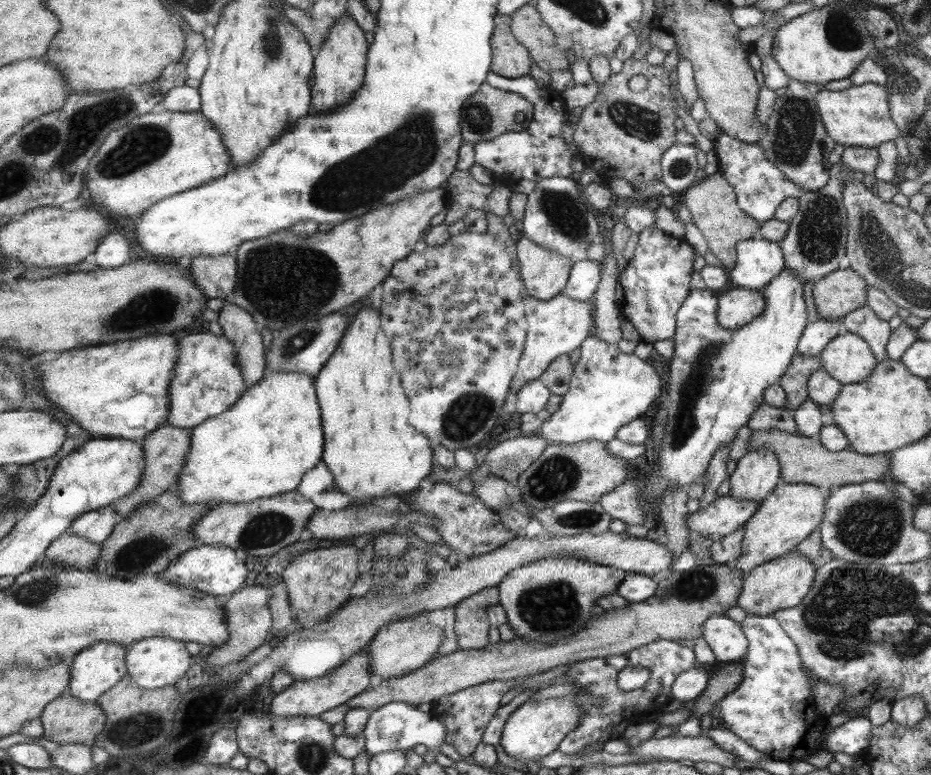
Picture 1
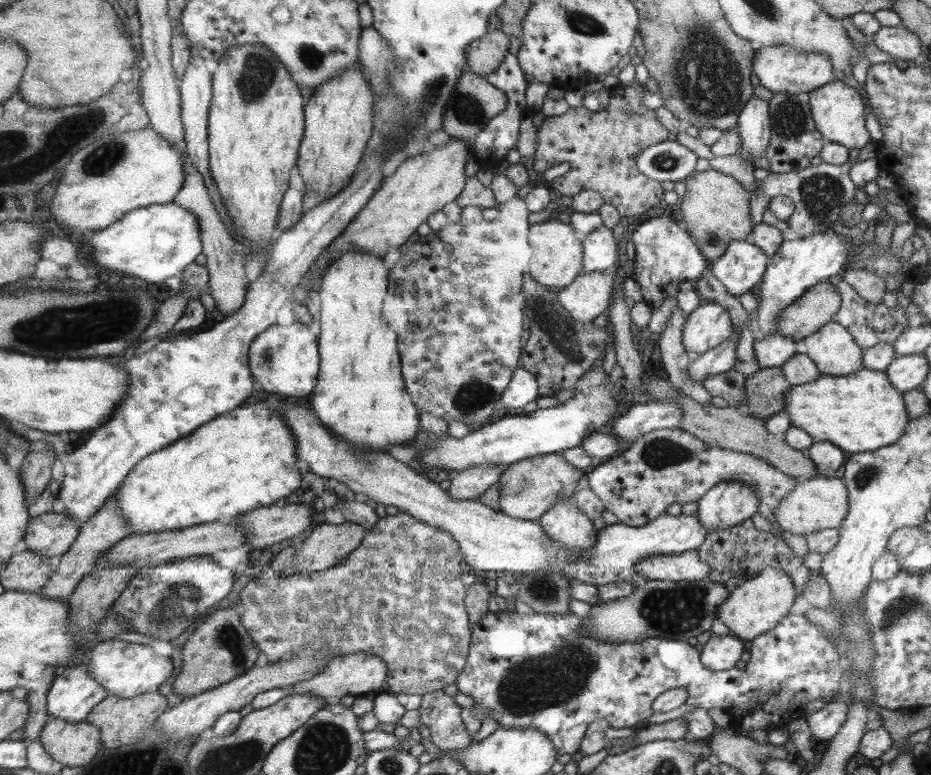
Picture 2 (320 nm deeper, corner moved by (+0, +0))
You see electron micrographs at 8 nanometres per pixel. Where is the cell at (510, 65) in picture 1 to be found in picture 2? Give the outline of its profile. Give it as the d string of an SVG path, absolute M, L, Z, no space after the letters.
M492 16L487 22L487 32L473 41L464 53L467 57L468 70L485 76L500 65L507 53L508 35L500 27L500 19Z

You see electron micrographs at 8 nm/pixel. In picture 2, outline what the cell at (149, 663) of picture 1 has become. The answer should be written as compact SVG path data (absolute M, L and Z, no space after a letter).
M107 639L95 644L89 652L88 670L91 675L108 690L109 695L133 698L140 694L155 693L157 686L171 674L173 666L169 657L162 657L149 648L149 645Z

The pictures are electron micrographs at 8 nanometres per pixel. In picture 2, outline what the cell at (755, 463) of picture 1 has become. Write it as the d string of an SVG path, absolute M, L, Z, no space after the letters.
M720 482L696 501L694 514L705 530L723 530L749 520L759 503L755 487L748 483Z

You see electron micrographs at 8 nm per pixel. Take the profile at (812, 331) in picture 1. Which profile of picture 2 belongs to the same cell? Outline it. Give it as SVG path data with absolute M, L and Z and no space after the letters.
M777 334L757 335L753 339L753 353L755 353L757 367L759 369L780 368L787 358L796 353L796 344L797 341L791 341Z

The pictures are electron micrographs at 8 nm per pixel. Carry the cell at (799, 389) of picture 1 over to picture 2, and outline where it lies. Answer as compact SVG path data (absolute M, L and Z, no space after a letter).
M763 368L753 371L745 379L745 400L743 400L742 411L747 415L752 415L756 419L766 419L772 414L779 413L785 410L785 397L789 390L792 389L792 384L789 384L787 378L781 368Z

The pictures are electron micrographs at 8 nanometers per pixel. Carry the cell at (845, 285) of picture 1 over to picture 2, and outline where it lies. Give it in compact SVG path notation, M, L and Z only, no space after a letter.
M832 282L816 283L780 314L777 335L801 341L833 320L840 308L840 293Z

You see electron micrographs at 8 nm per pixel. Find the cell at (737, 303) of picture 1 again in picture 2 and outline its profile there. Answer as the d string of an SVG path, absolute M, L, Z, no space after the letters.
M702 302L688 314L682 326L681 345L687 355L693 357L704 354L734 332L731 316L720 303Z

